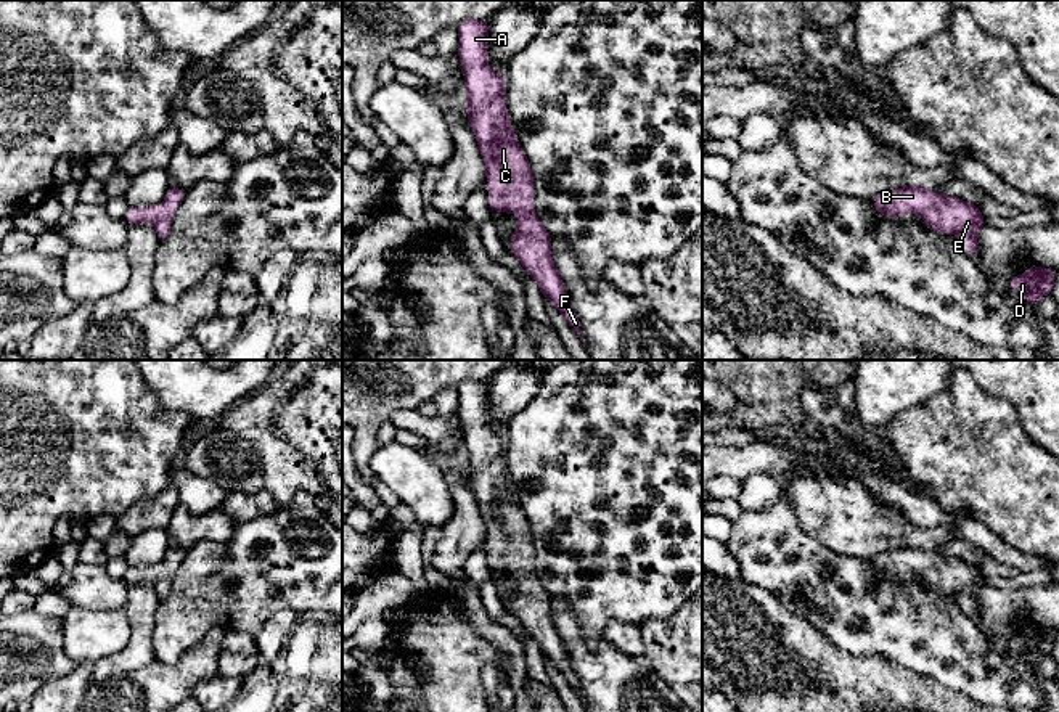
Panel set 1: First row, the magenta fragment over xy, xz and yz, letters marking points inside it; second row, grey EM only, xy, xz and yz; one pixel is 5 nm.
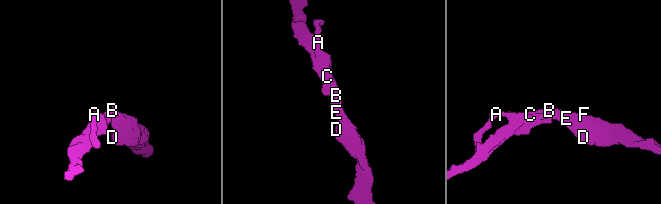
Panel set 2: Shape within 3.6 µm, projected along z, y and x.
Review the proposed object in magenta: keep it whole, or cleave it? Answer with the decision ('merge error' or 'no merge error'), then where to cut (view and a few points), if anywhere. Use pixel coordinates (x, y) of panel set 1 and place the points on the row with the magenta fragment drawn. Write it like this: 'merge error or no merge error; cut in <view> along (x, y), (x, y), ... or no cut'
no merge error; no cut

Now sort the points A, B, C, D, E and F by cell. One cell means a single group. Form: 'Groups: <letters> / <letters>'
Groups: A B C D E F

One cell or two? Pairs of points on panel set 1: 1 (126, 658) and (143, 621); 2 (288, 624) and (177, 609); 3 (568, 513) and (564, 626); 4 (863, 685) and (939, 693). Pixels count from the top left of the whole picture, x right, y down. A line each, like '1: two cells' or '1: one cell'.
1: one cell
2: two cells
3: two cells
4: one cell

